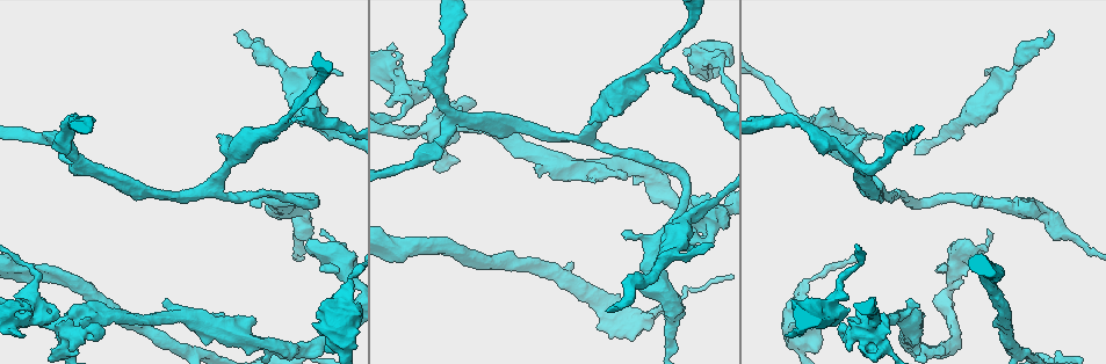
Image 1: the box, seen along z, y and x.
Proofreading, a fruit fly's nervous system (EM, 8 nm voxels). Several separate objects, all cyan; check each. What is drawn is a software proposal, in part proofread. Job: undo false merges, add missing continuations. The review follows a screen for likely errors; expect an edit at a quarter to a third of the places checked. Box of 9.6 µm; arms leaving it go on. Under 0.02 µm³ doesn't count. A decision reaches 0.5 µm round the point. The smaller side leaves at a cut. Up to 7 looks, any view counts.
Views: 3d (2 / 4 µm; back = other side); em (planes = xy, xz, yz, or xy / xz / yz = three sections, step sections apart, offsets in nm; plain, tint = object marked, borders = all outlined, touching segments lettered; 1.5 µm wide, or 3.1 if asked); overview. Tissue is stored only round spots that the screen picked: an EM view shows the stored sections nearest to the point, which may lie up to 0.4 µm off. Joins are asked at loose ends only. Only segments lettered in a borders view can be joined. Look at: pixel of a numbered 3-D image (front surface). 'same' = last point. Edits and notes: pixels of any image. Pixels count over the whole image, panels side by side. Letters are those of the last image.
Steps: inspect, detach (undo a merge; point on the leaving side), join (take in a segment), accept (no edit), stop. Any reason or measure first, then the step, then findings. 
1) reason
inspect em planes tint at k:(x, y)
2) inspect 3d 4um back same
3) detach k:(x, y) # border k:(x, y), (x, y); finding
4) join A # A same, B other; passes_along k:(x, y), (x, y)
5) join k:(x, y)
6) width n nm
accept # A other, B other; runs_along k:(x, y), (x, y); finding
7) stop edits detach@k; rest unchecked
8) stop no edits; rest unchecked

branch stops here
inspect em xy step 4 borders at 1:(538, 167)

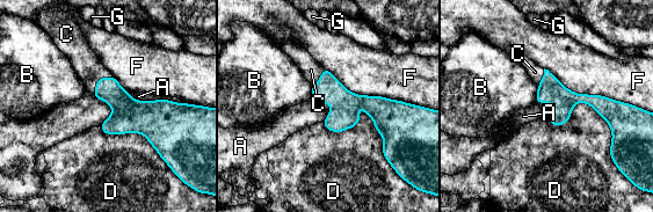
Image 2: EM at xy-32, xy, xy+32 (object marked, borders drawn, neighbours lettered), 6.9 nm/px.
inspect em planes borders same

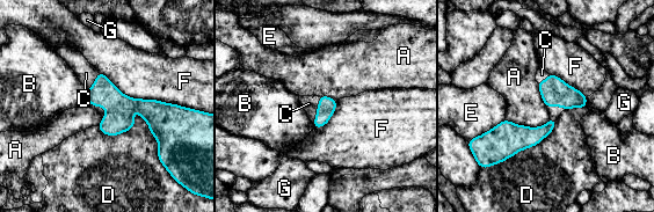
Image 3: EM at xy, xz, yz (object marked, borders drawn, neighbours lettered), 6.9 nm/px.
width 190 nm
join C # A other, B other, C same, D other, E other, F other, G other; passes_along 3:(327, 106), (317, 110), (309, 103); the cell continues

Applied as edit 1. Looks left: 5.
inspect overview

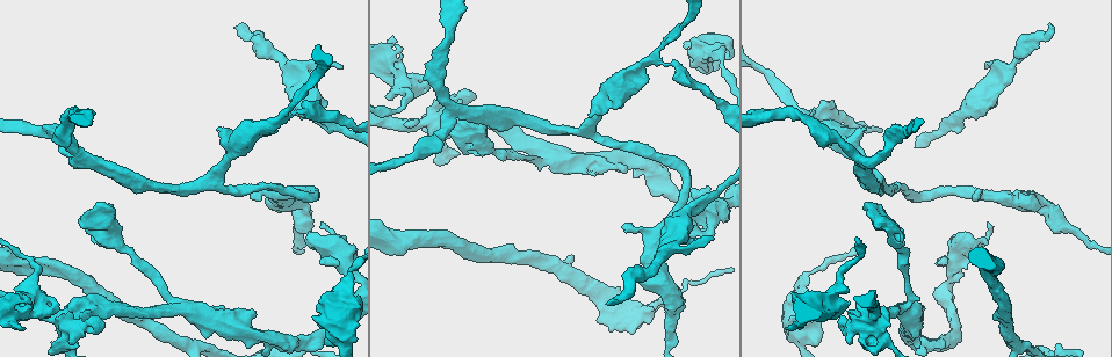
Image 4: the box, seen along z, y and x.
inspect 3d 2um at 4:(102, 330)

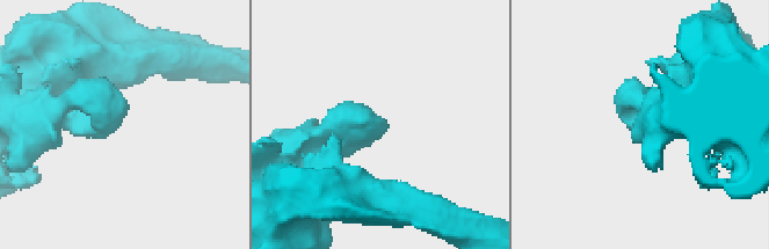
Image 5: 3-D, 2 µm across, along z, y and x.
inspect em planes borders at 5:(118, 126)

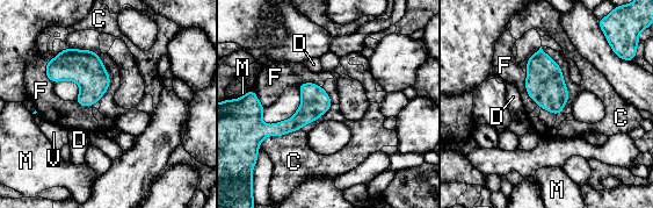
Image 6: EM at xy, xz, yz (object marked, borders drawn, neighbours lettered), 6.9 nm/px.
accept # C other, D other, F other, M other, V other; border 6:(525, 73), (525, 91), (537, 105); no lettered segment goes on from it

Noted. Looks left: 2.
a narrow waist
inspect em planes borders at 4:(674, 294)

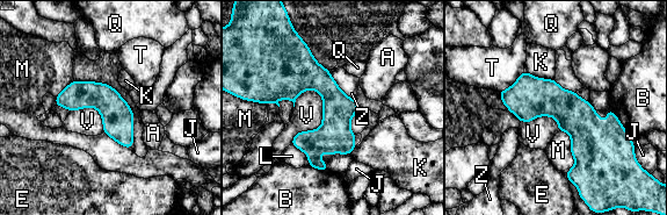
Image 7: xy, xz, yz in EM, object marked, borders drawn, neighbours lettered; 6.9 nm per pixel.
accept # A other, B other, E other, J other, K other, L other, M other, Q other, T other, V other, Z other; border 7:(312, 88), (323, 122), (290, 144); one cell here

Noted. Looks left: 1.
stop edits join@3; rest unchecked

